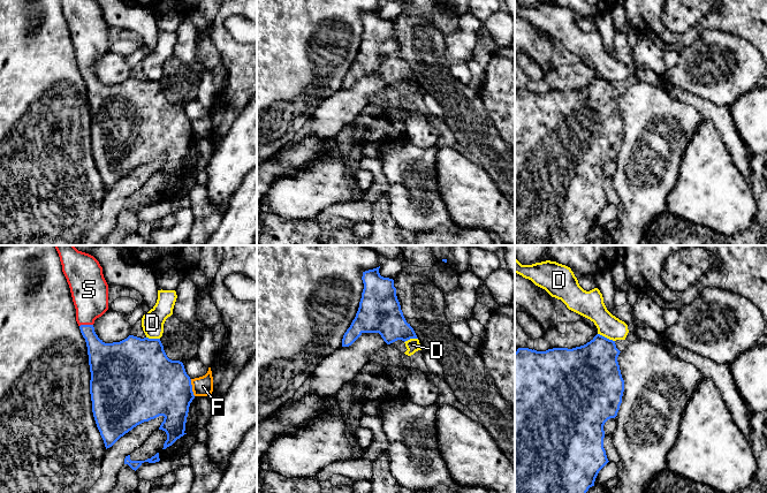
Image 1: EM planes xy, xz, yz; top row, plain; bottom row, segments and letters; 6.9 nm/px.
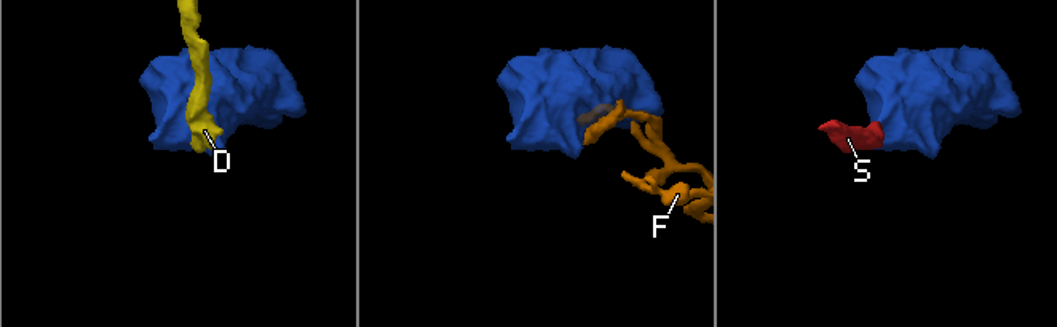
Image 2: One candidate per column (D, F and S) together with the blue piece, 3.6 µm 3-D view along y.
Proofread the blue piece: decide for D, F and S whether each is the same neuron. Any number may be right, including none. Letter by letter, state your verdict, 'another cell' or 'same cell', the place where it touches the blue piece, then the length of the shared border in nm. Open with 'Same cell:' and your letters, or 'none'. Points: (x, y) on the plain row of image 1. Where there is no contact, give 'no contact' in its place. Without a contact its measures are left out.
Same cell: S
D: another cell | yz (606, 80) | 130 nm
F: another cell | xy (191, 129) | 120 nm
S: same cell | xy (85, 67) | 100 nm

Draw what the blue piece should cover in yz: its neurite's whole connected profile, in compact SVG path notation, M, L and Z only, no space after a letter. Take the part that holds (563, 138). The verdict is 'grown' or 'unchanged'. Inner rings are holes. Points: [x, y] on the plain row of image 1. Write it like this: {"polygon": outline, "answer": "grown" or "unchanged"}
{"polygon": "M597 76L590 84L572 91L553 90L537 93L518 90L515 94L515 245L584 245L586 234L594 228L599 213L609 204L603 190L605 165L617 158L624 134L624 122L621 116L617 99L620 92L615 83Z", "answer": "unchanged"}

